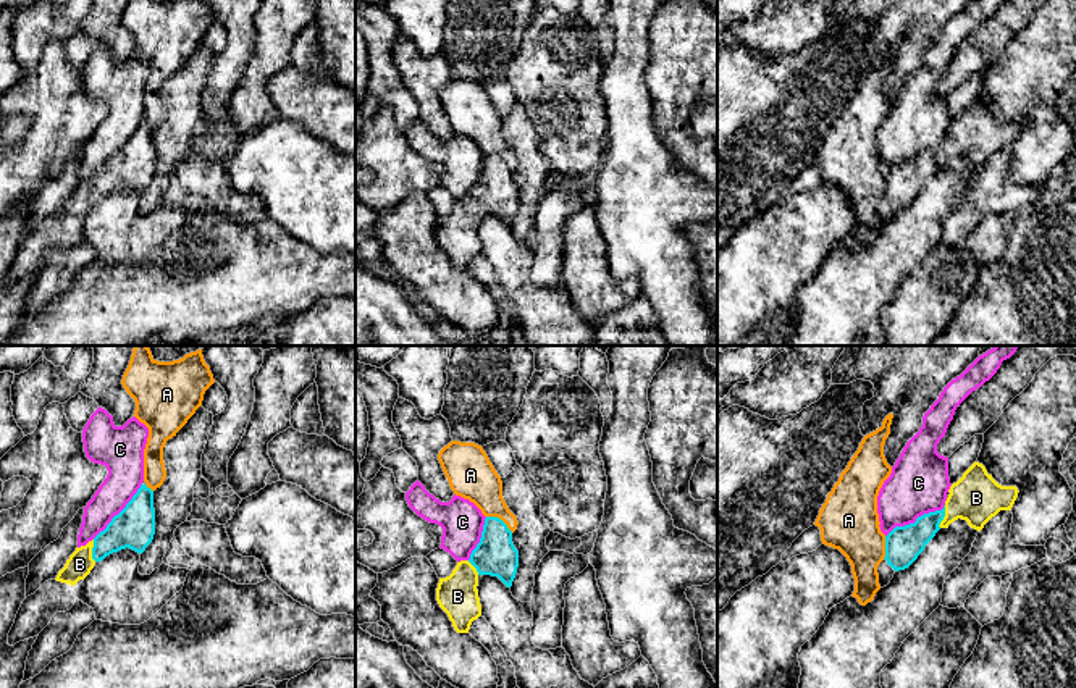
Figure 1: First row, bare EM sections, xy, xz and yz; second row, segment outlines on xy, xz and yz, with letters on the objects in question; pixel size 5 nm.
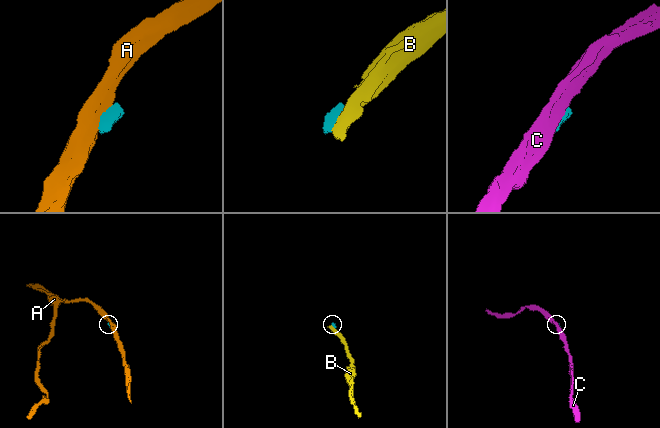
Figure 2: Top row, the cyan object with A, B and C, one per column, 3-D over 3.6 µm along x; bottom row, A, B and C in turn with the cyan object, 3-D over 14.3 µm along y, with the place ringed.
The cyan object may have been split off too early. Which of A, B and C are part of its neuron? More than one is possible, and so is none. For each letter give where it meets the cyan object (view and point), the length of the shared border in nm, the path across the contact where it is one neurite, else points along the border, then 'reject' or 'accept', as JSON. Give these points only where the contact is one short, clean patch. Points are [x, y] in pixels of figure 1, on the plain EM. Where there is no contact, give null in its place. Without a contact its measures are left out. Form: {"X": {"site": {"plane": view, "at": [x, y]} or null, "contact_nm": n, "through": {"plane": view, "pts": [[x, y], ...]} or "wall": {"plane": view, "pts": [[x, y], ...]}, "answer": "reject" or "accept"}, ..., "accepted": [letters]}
{"A": {"site": {"plane": "xz", "at": [500, 157]}, "contact_nm": 160, "wall": {"plane": "xz", "pts": [[487, 154], [496, 154], [512, 170]]}, "answer": "reject"}, "B": {"site": {"plane": "xy", "at": [92, 189]}, "contact_nm": 110, "through": {"plane": "xy", "pts": [[134, 165], [92, 189], [79, 202]]}, "answer": "accept"}, "C": {"site": {"plane": "yz", "at": [916, 159]}, "contact_nm": 340, "answer": "reject"}, "accepted": ["B"]}

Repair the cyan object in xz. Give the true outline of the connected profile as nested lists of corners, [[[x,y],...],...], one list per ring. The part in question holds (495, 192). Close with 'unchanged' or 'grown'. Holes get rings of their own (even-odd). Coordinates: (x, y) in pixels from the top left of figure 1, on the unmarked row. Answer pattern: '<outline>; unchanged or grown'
[[[486,155],[470,197],[457,200],[449,215],[439,216],[436,226],[436,239],[457,271],[469,271],[472,260],[481,254],[478,215],[498,215],[511,226],[517,205],[519,189],[512,181],[512,170],[501,157]]]; grown

